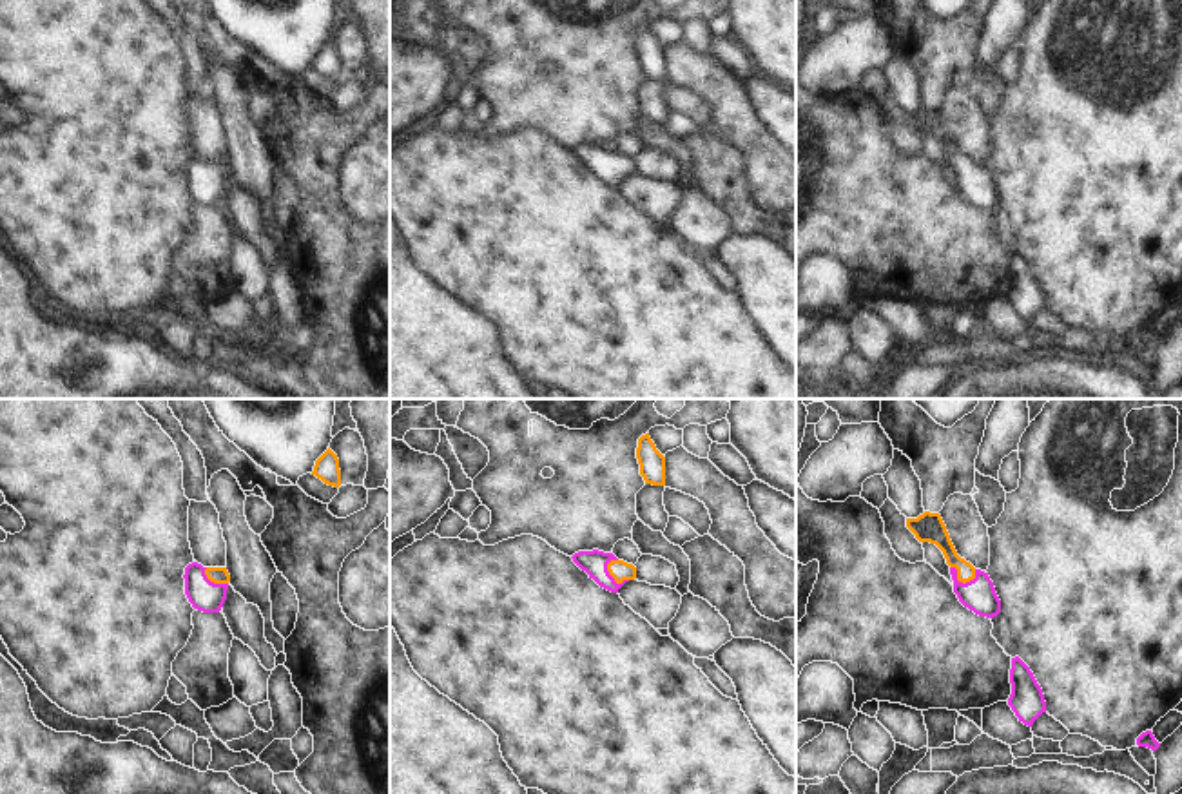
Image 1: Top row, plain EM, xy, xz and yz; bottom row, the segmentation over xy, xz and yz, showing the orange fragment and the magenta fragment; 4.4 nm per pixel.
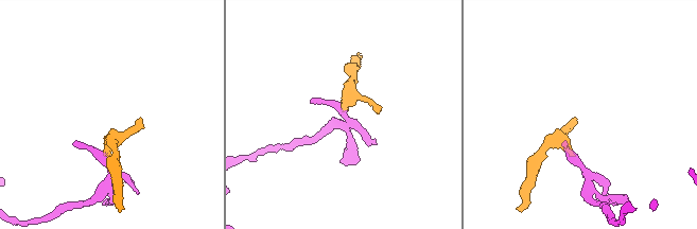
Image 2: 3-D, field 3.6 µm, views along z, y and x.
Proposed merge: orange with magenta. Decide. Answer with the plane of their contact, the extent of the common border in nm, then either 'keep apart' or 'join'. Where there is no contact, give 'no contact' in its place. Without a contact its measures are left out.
contact in yz; length 130 nm; join

